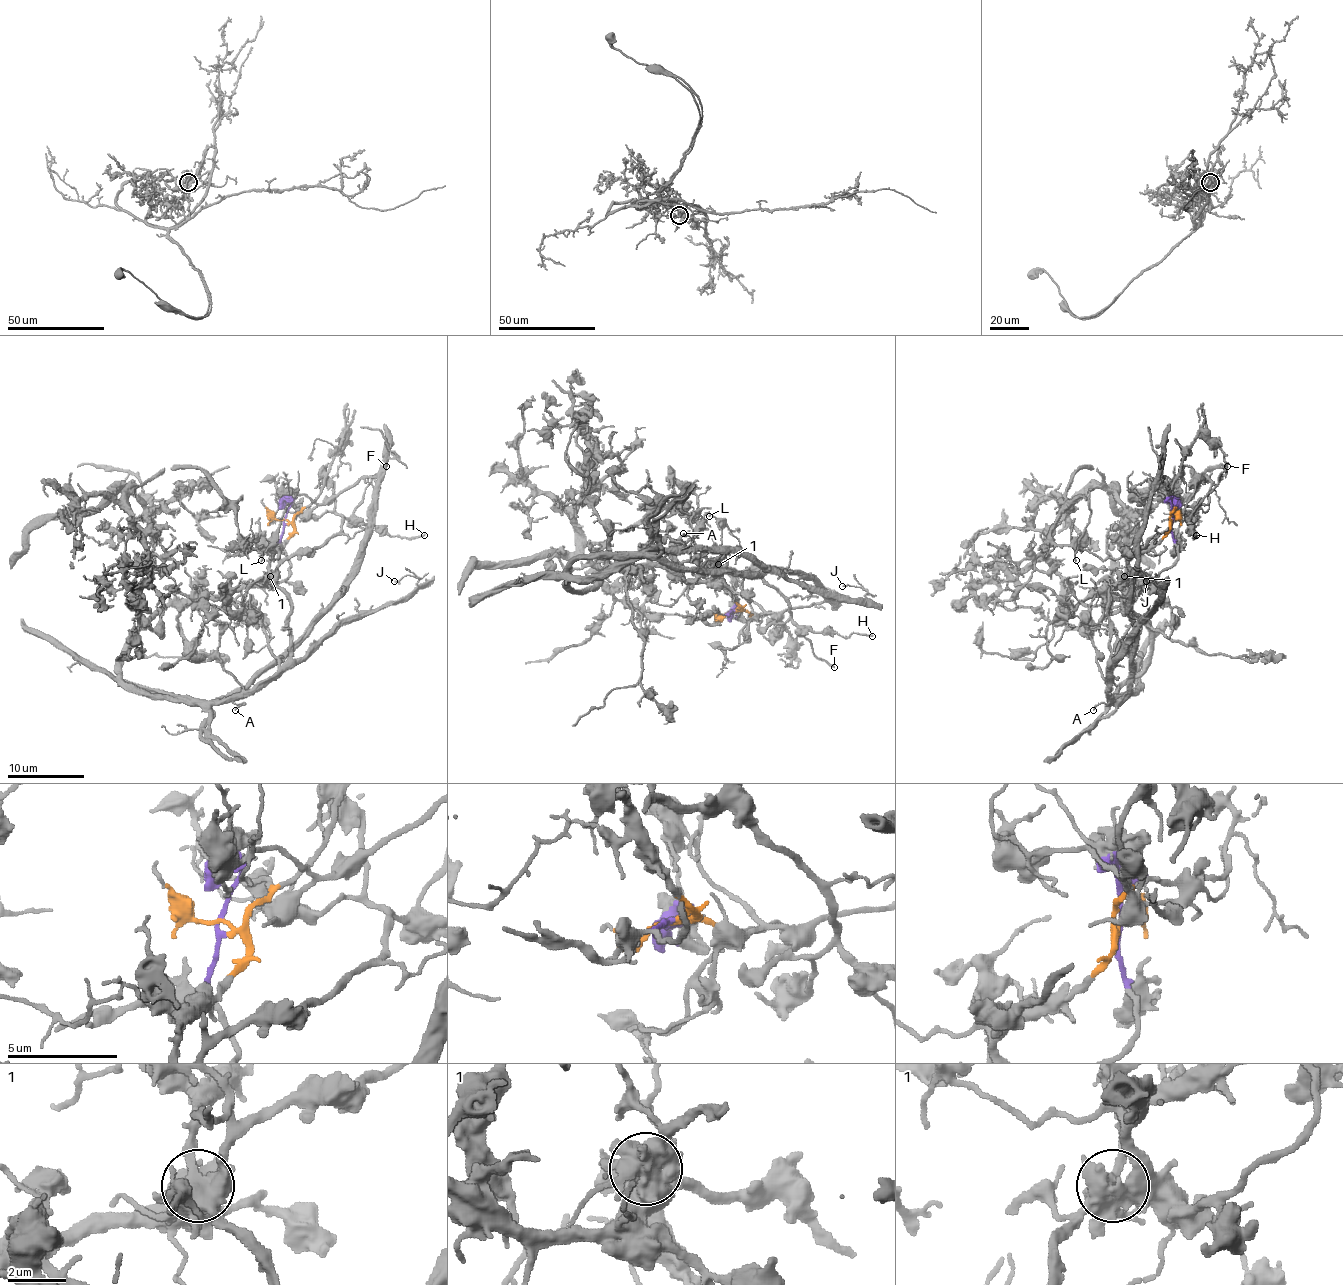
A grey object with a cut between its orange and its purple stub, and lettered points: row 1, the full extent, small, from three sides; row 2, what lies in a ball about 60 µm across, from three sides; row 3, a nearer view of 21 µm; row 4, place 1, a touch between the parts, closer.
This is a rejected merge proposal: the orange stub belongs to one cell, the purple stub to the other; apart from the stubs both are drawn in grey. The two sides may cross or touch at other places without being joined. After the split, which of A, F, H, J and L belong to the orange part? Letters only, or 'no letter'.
A, J

